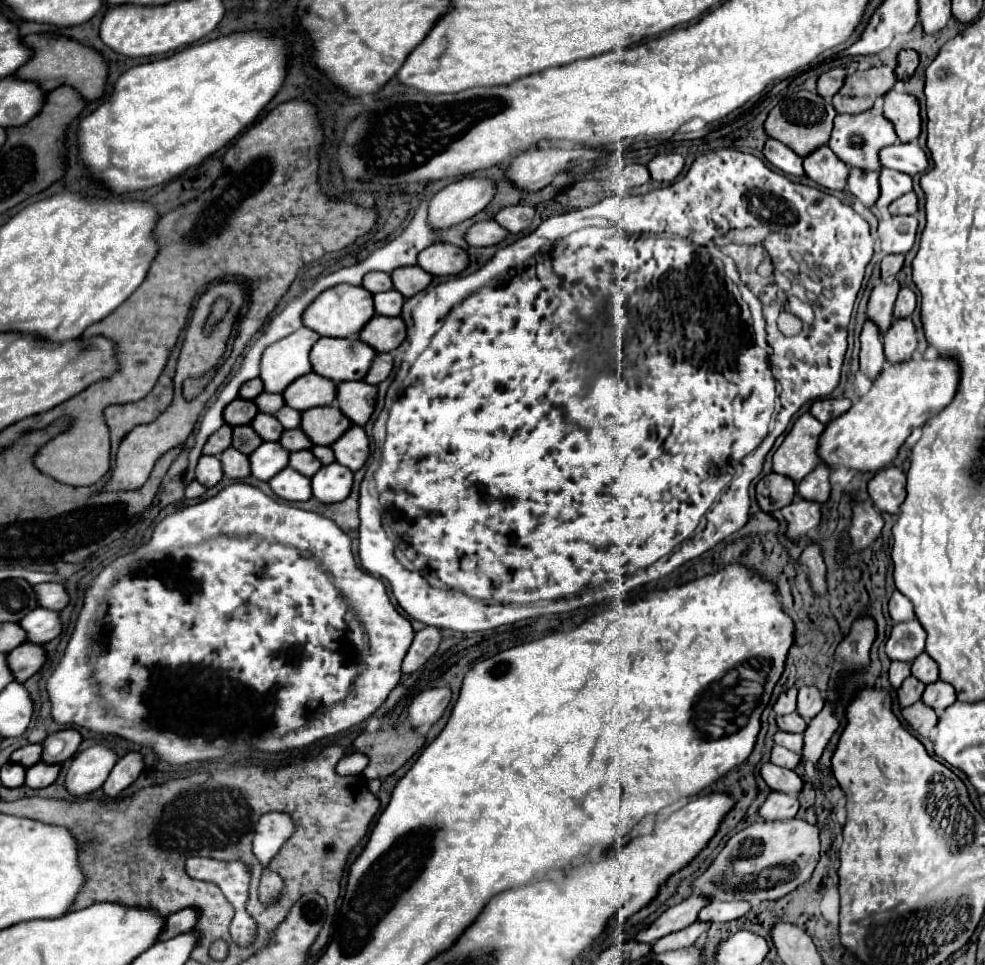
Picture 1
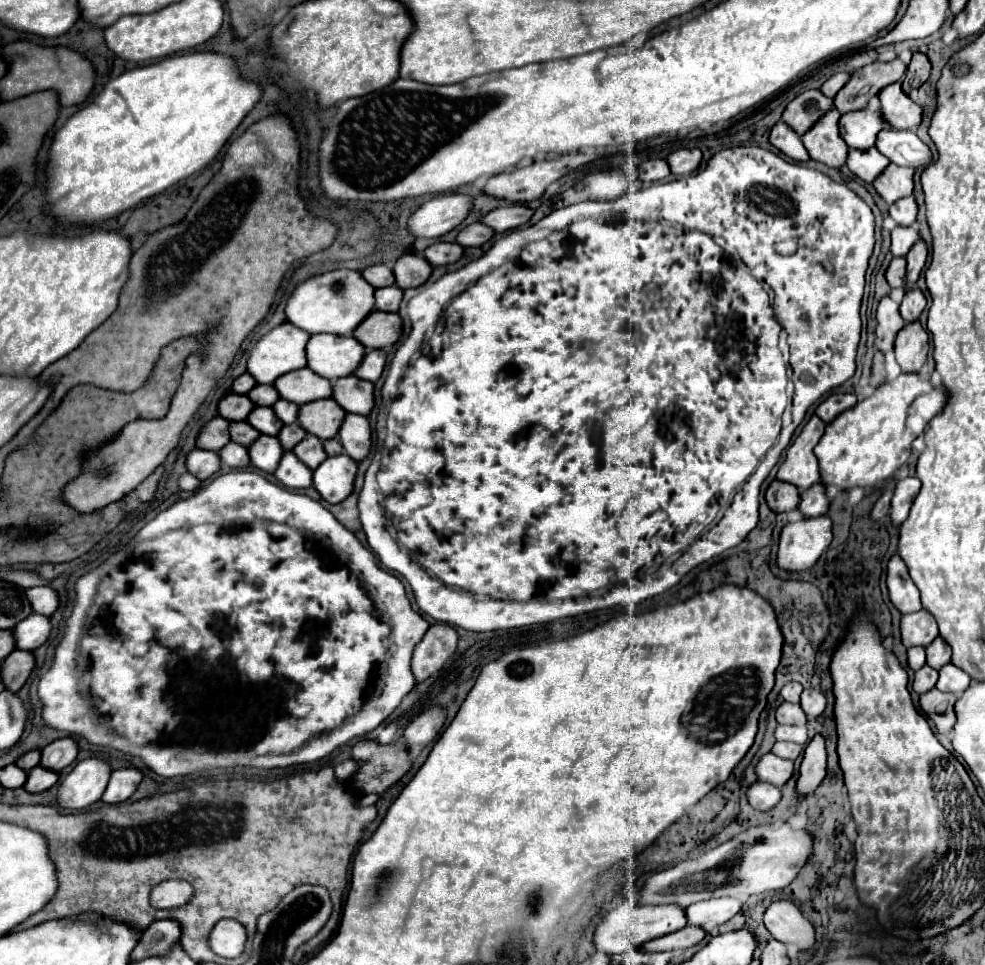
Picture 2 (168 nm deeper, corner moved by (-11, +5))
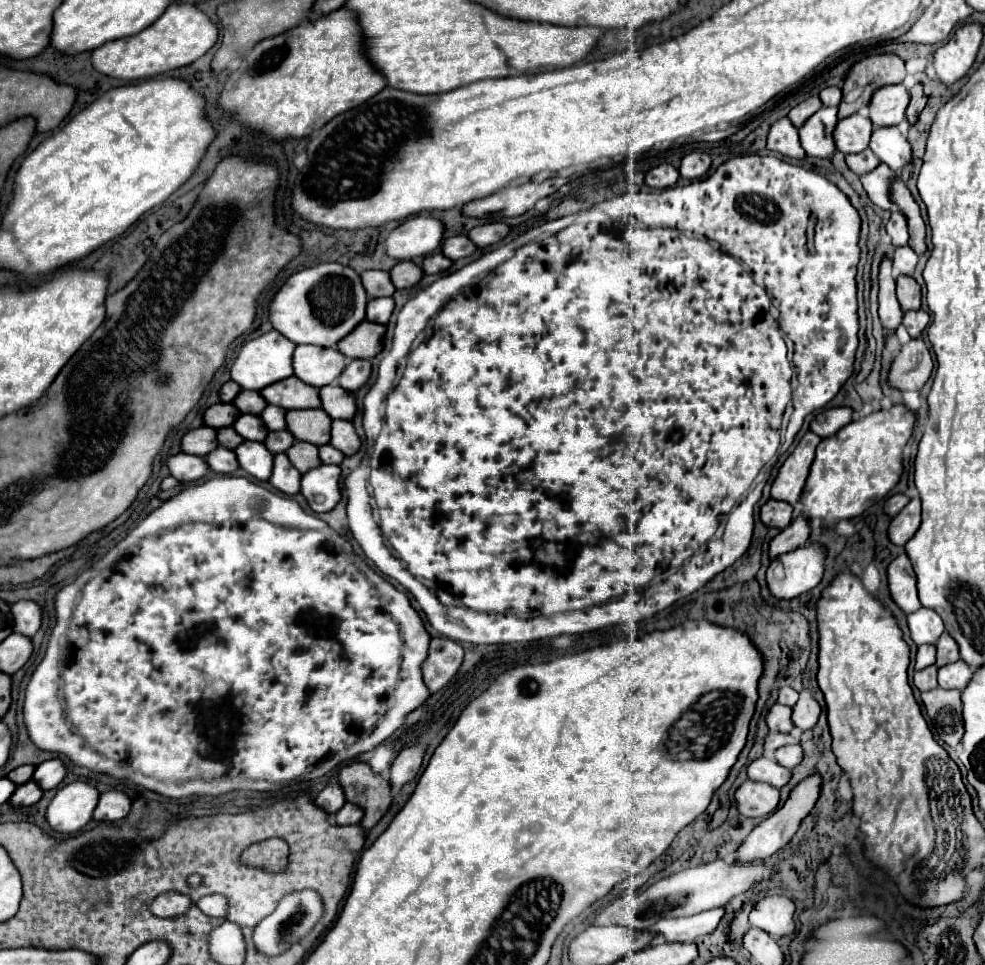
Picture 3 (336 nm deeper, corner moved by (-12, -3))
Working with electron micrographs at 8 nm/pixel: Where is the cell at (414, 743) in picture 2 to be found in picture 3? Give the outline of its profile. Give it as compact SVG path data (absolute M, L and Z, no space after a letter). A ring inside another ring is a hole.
M415 743L415 745L405 747L405 749L397 755L397 759L393 761L393 767L391 767L391 785L393 785L395 791L401 789L407 781L411 781L411 779L417 775L419 767L421 767L421 763L423 763L425 749L427 749L427 745Z

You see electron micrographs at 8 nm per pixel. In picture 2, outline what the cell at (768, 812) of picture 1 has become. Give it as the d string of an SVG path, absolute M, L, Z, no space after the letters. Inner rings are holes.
M756 781L748 787L746 791L746 797L748 797L748 803L758 809L758 811L768 811L772 809L778 801L780 801L780 789L770 785L770 783L764 783L764 781Z

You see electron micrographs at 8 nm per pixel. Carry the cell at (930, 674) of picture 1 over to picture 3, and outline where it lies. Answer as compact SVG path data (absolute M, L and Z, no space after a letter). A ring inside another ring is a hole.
M943 633L937 641L937 661L935 665L937 667L943 667L943 665L949 665L953 661L959 661L959 649L957 649L957 643L953 641L953 637L949 633Z

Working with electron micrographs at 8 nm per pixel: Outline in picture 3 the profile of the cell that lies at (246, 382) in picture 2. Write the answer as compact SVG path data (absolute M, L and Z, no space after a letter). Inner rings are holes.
M229 381L229 383L225 383L223 387L221 387L221 401L225 401L225 403L231 403L235 397L237 397L237 393L241 391L241 387L235 383L235 381Z

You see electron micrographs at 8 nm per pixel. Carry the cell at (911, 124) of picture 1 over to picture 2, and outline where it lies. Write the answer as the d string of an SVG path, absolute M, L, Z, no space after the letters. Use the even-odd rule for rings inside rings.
M896 81L878 93L880 113L894 129L914 129L922 121L922 107L916 105L904 91L902 83Z

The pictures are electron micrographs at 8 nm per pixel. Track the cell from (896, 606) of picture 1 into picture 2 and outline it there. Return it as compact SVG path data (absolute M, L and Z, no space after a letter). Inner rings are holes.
M892 555L888 561L888 571L886 571L886 587L888 587L888 595L890 601L894 603L894 607L906 615L906 613L914 613L920 611L920 591L914 585L914 581L908 575L908 567L906 563L900 559L900 555Z

